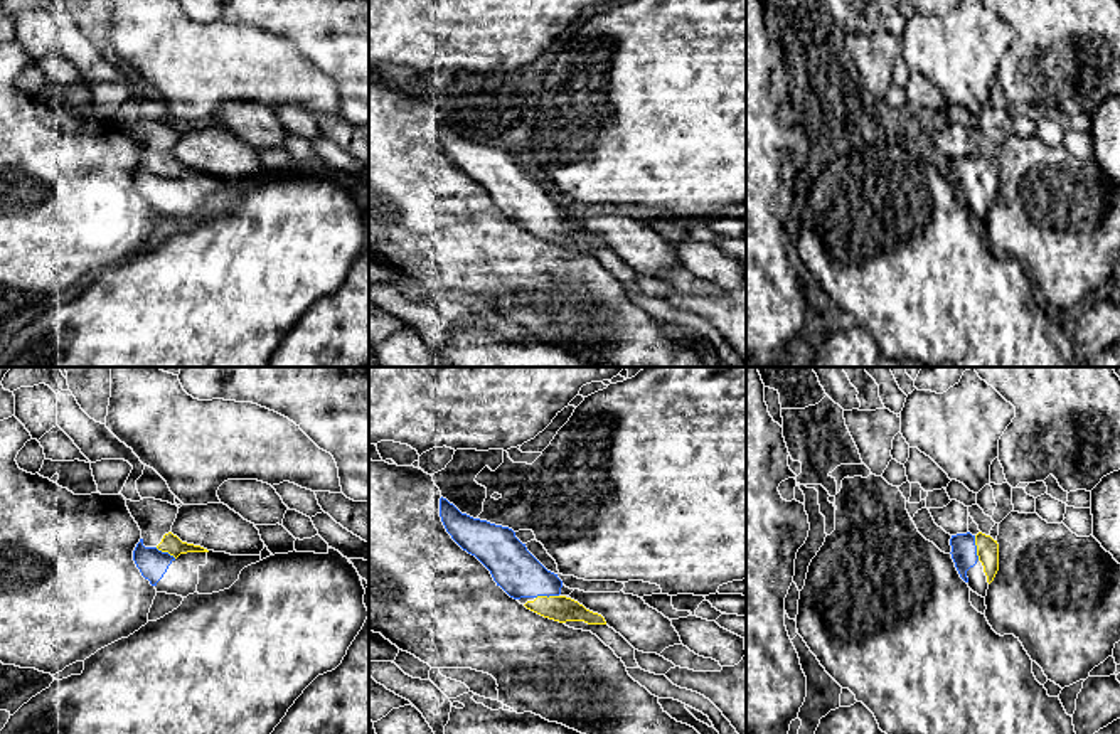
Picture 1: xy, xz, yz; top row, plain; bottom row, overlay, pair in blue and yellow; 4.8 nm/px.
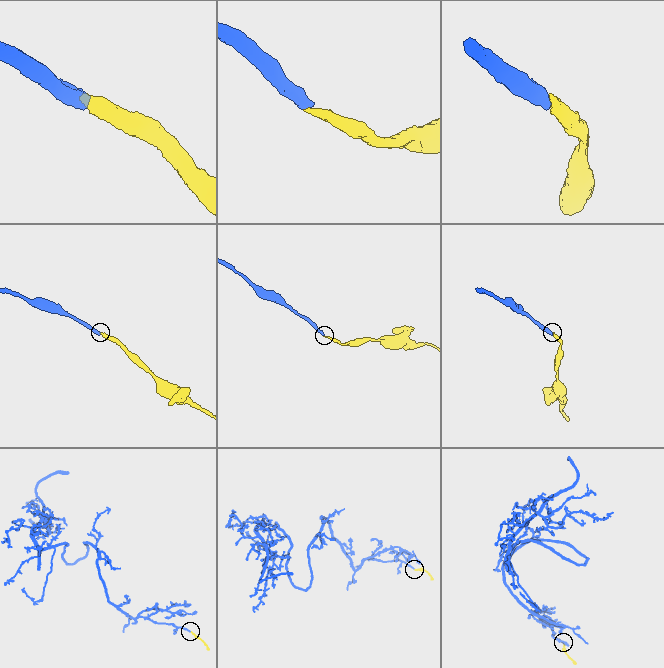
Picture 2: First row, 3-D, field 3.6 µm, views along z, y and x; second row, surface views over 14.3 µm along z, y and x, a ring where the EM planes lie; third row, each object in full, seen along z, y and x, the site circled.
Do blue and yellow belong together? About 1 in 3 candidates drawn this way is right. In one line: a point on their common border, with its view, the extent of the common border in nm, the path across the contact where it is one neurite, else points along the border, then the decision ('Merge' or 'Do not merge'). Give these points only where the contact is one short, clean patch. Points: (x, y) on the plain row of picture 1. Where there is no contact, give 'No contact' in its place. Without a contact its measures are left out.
Touches blue at yz (976, 170). Shared border 120 nm. Path across: yz (964, 174), (976, 170), (987, 172). Merge

